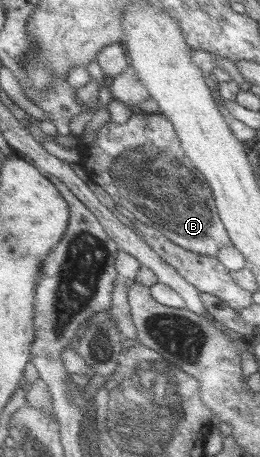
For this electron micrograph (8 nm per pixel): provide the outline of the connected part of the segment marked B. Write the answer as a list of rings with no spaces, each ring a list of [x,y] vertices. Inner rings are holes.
[[[133,110],[133,115],[131,115],[129,120],[125,121],[125,123],[117,124],[111,120],[108,121],[97,130],[97,135],[95,135],[91,143],[80,143],[80,145],[78,145],[78,149],[80,151],[81,158],[75,167],[85,177],[85,179],[93,187],[107,190],[108,194],[111,194],[111,188],[115,188],[115,194],[113,194],[112,198],[117,196],[117,200],[125,198],[127,202],[131,202],[131,204],[133,204],[139,212],[143,212],[143,214],[151,220],[152,227],[163,233],[163,235],[165,235],[171,242],[175,242],[175,244],[178,244],[178,246],[181,246],[188,252],[204,256],[216,256],[220,252],[221,248],[224,248],[224,246],[231,246],[232,243],[230,242],[230,238],[228,237],[227,231],[219,218],[211,189],[205,182],[203,176],[201,176],[201,173],[191,164],[191,162],[189,162],[189,158],[185,156],[184,150],[180,145],[180,140],[174,130],[174,126],[171,124],[170,120],[167,120],[167,117],[161,116],[159,113],[147,114]]]

